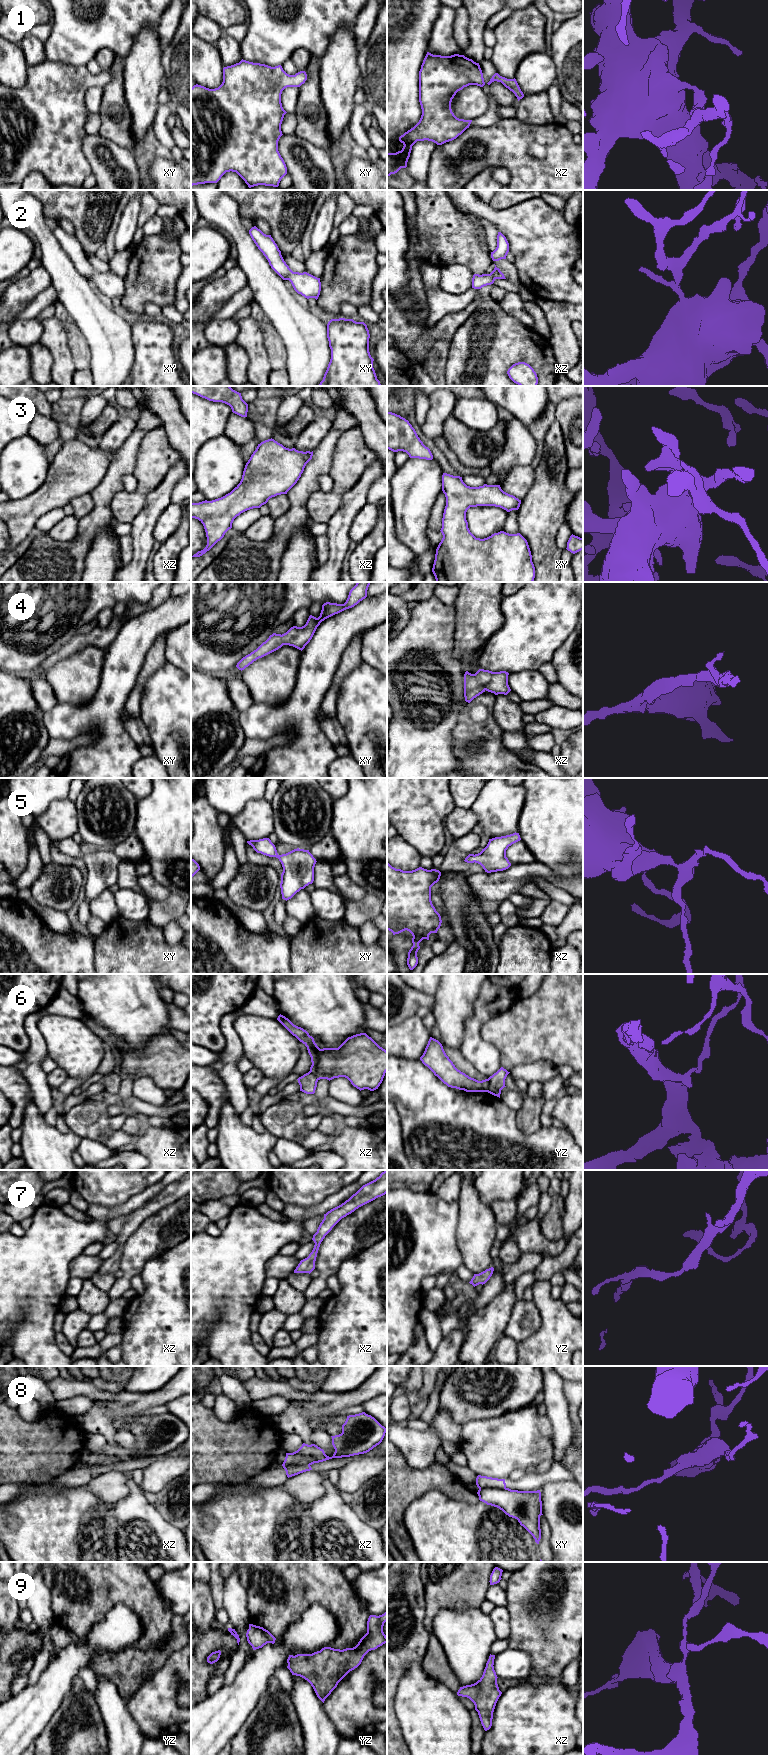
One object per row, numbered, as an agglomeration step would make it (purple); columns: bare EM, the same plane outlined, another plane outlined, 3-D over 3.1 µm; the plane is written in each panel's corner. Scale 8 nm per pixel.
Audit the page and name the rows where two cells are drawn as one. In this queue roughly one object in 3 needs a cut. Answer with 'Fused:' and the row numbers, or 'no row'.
Fused: 6, 8

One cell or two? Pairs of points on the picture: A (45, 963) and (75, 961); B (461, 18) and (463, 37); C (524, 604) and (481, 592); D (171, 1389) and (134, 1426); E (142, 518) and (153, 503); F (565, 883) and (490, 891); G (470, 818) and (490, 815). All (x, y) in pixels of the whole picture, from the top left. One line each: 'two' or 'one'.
A: one
B: one
C: two
D: two
E: one
F: one
G: two

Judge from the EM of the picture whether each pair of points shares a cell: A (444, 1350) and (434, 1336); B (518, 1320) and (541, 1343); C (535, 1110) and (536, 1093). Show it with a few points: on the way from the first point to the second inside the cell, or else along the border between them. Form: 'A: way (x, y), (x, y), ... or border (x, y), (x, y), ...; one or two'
A: border (443, 1337), (433, 1353); two
B: border (539, 1327), (517, 1343); two
C: border (543, 1095), (538, 1098), (526, 1097); two

